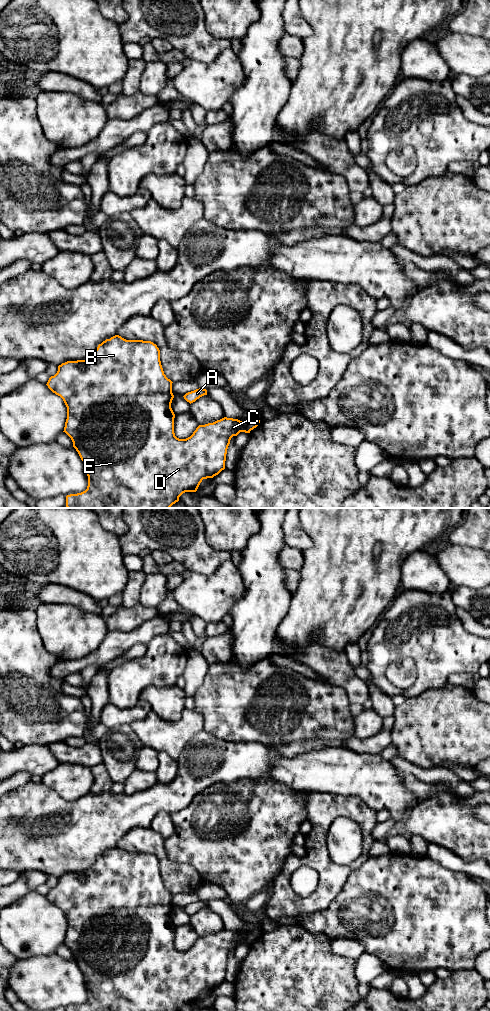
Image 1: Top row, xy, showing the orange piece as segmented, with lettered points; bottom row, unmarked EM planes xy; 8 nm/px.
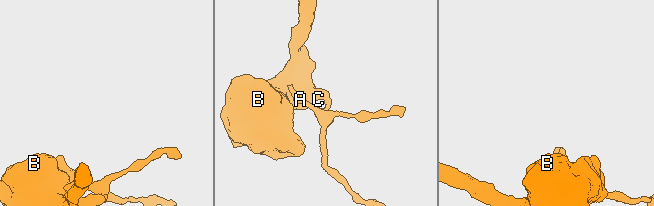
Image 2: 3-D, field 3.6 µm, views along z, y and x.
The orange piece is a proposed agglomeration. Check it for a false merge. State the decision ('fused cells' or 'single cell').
fused cells

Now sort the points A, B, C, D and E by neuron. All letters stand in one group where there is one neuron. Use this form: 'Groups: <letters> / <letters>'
Groups: A / B C D E

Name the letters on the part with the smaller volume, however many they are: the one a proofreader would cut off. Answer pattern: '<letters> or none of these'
A

